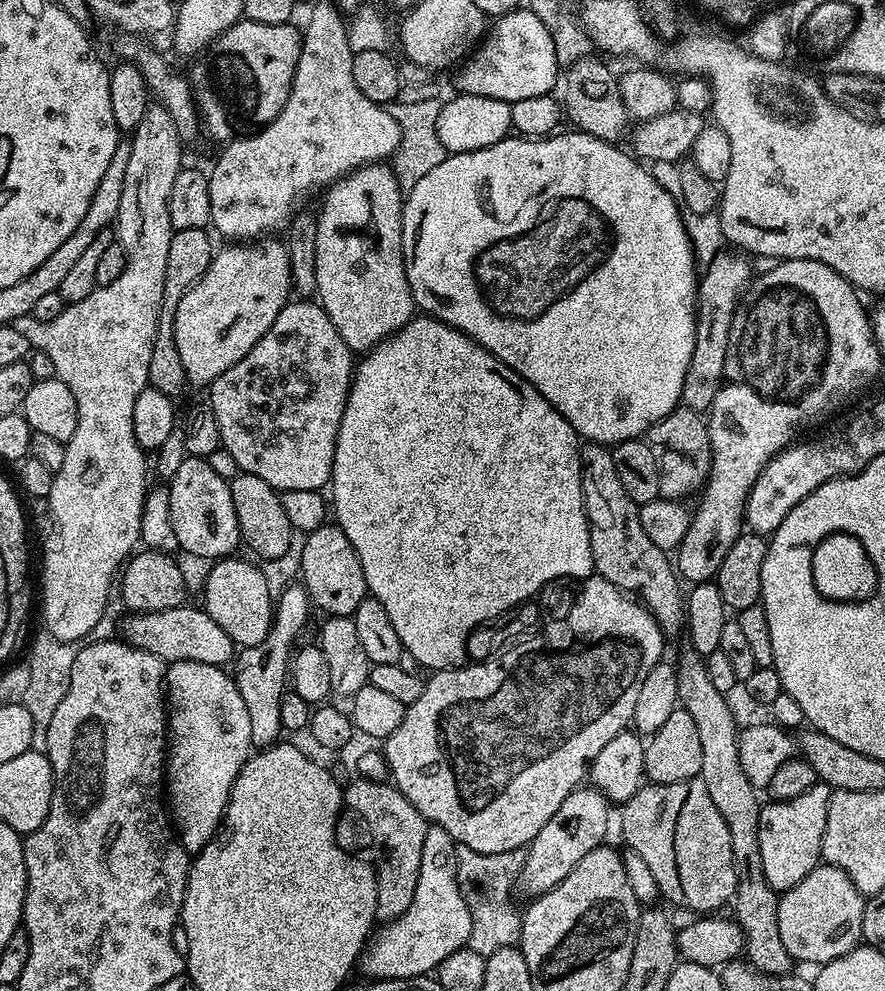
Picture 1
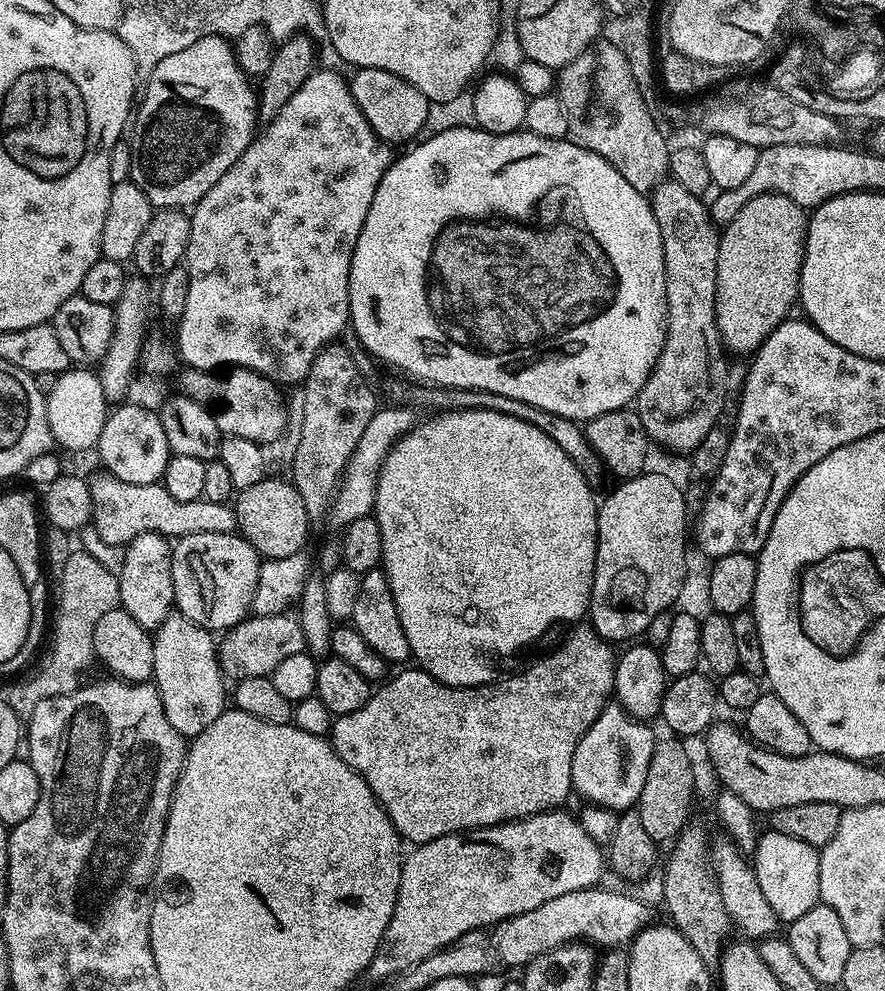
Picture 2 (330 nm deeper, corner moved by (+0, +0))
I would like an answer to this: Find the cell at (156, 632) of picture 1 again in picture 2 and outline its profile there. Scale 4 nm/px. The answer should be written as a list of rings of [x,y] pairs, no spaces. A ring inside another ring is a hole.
[[[249,615],[247,620],[236,624],[223,633],[218,644],[218,659],[221,673],[233,680],[245,680],[255,676],[271,676],[274,666],[282,662],[282,658],[290,658],[290,654],[305,651],[304,635],[300,629],[300,621],[295,615],[278,616]]]

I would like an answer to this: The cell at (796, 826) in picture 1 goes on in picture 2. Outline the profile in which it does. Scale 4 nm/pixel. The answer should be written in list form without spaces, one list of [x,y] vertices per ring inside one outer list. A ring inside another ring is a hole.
[[[771,830],[765,833],[757,839],[756,857],[751,857],[750,863],[756,869],[758,886],[762,886],[762,894],[766,902],[770,902],[770,910],[774,910],[777,921],[791,922],[821,903],[820,854],[810,842],[802,842],[802,838],[790,838]]]

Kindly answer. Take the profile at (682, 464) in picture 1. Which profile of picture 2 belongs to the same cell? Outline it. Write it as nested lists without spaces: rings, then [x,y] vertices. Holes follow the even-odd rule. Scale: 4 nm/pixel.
[[[664,178],[650,193],[652,213],[662,234],[662,254],[664,255],[664,277],[666,278],[666,306],[668,325],[664,331],[662,354],[658,354],[654,370],[642,386],[640,395],[634,401],[634,411],[642,418],[649,441],[661,444],[672,452],[691,454],[702,442],[702,438],[713,427],[712,412],[696,400],[725,399],[724,379],[728,376],[729,361],[724,361],[726,349],[720,342],[720,332],[716,328],[716,283],[718,282],[718,246],[720,232],[712,221],[712,213],[700,201],[699,196],[678,186],[671,178]]]

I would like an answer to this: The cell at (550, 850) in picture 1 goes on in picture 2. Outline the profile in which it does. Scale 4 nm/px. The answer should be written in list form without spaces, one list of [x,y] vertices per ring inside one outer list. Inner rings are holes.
[[[609,703],[599,718],[586,730],[574,750],[572,763],[572,787],[585,796],[589,805],[611,808],[620,814],[631,809],[646,786],[646,770],[650,770],[650,758],[658,743],[658,736],[647,723],[633,720],[619,704]]]

